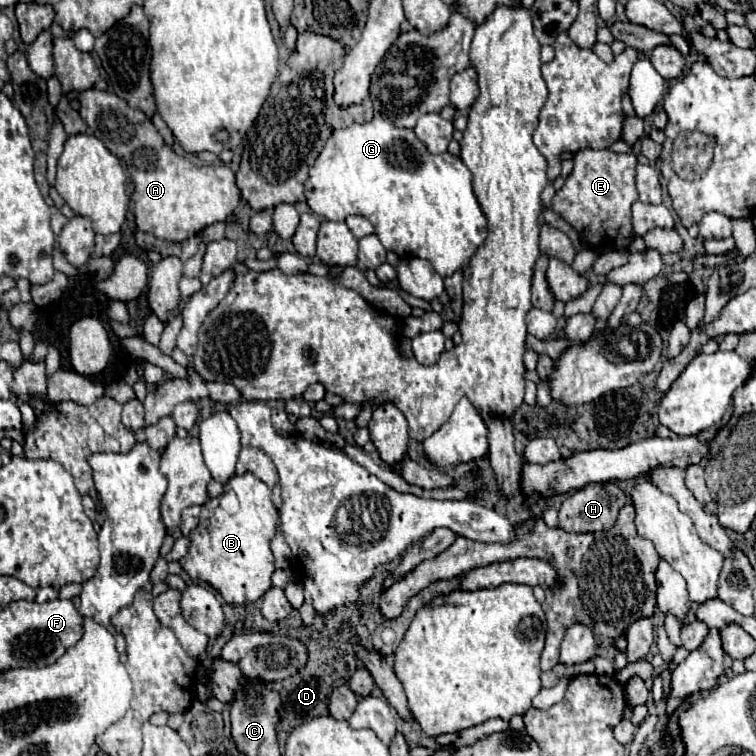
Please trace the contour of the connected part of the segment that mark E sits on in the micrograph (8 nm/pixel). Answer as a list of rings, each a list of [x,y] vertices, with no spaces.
[[[581,149],[575,153],[573,163],[573,173],[565,179],[565,185],[555,193],[551,209],[579,231],[583,243],[591,251],[607,253],[627,249],[633,241],[631,205],[633,201],[637,201],[635,155],[613,153],[609,149]]]

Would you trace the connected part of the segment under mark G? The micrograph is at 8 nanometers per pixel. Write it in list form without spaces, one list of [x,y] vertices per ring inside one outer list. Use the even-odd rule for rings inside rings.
[[[379,113],[367,123],[353,123],[347,129],[333,131],[315,165],[309,169],[305,199],[313,213],[329,221],[345,221],[349,215],[367,217],[387,251],[393,251],[399,257],[413,255],[427,259],[441,277],[449,277],[453,271],[463,269],[487,237],[487,219],[473,193],[471,171],[463,161],[451,153],[429,153],[413,129],[395,127]]]

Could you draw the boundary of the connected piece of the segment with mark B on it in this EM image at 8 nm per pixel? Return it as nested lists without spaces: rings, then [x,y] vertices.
[[[251,471],[229,479],[229,489],[237,493],[239,511],[229,515],[219,507],[219,497],[209,499],[201,507],[199,525],[189,533],[189,551],[179,563],[193,581],[209,583],[227,603],[255,603],[271,589],[275,567],[269,543],[277,533],[279,513],[271,501],[271,489]]]

